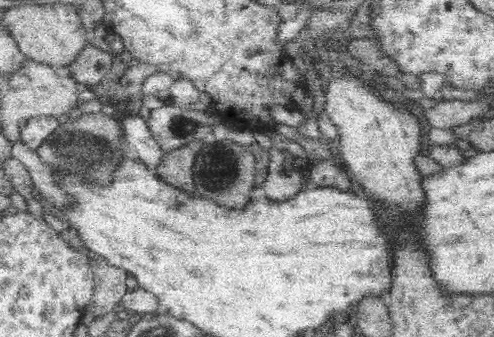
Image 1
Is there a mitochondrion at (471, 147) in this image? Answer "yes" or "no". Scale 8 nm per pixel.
no

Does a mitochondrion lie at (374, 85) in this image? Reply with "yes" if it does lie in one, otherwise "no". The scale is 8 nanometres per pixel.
no

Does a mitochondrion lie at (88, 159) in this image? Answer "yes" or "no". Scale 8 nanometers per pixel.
yes

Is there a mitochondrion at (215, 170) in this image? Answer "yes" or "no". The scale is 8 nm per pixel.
yes

